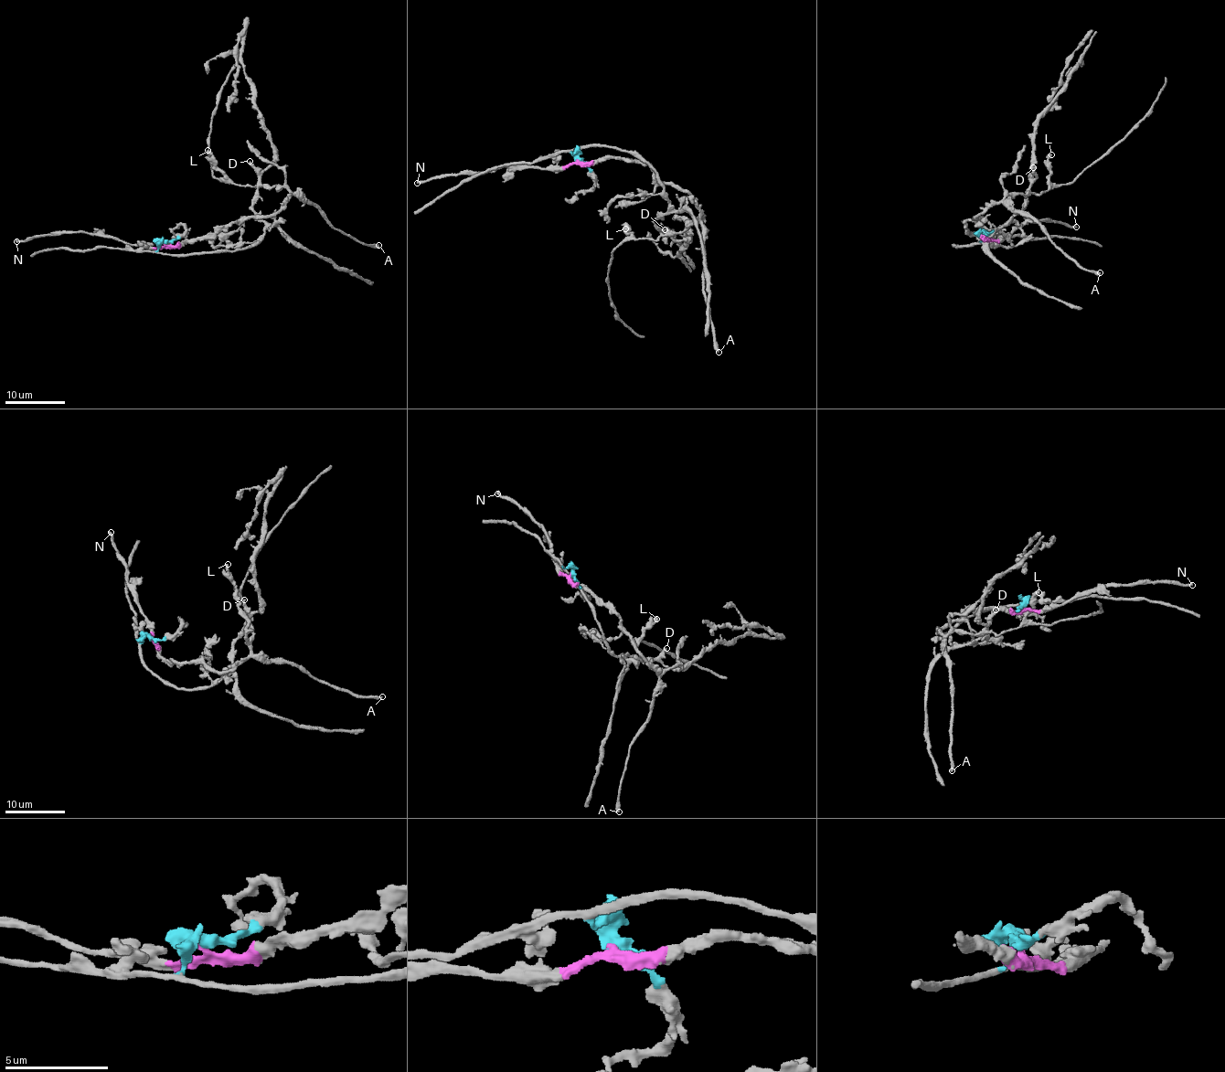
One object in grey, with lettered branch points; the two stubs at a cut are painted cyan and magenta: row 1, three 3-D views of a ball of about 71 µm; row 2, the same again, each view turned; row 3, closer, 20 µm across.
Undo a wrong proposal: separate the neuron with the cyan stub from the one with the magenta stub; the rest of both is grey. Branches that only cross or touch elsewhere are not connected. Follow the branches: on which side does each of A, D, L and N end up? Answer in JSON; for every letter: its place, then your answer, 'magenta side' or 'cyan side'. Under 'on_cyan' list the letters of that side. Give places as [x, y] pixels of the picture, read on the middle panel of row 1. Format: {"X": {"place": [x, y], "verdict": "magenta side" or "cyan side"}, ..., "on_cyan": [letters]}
{"A": {"place": [719, 352], "verdict": "magenta side"}, "D": {"place": [665, 229], "verdict": "cyan side"}, "L": {"place": [625, 228], "verdict": "magenta side"}, "N": {"place": [417, 183], "verdict": "magenta side"}, "on_cyan": ["D"]}

